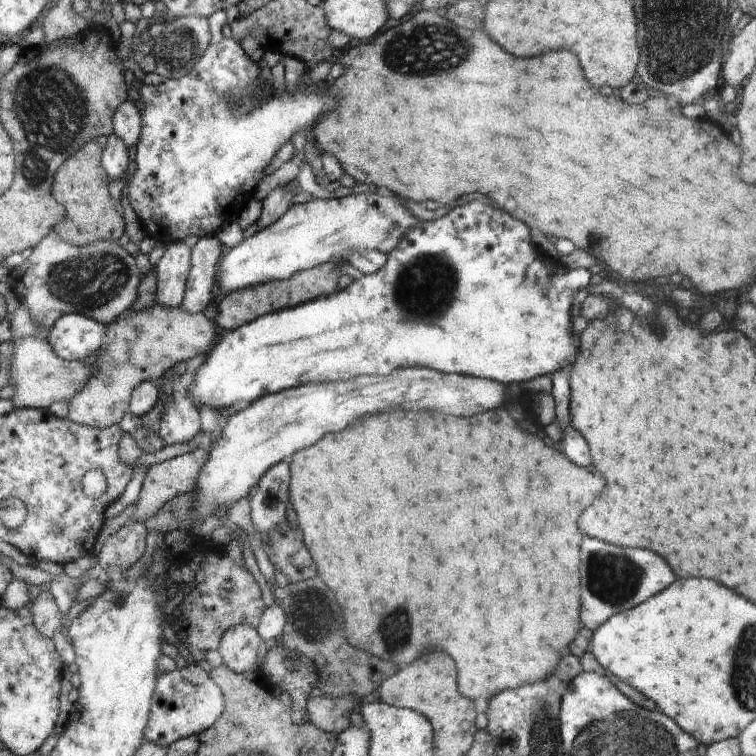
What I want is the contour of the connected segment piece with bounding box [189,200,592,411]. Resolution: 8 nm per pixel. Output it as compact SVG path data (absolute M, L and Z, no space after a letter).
M472 200L464 206L458 206L444 214L442 218L435 221L418 221L409 233L401 240L401 244L392 254L387 254L384 268L377 273L364 275L359 280L354 279L345 289L329 294L324 298L318 298L312 302L304 303L295 308L285 309L278 313L269 313L258 318L257 321L243 325L234 331L229 331L220 342L218 347L207 356L206 361L200 366L194 375L195 380L189 388L189 394L196 406L210 406L217 410L226 409L229 406L244 406L259 401L266 394L275 394L301 384L314 384L315 382L346 382L360 376L377 378L394 374L399 368L406 367L428 367L441 373L452 373L468 376L480 376L486 380L512 384L514 382L528 382L534 377L551 375L558 370L570 368L574 358L578 355L578 342L572 332L572 300L576 290L587 288L590 282L588 269L576 267L568 269L558 258L551 257L532 244L530 232L524 222L508 216L504 210L498 210L490 204Z

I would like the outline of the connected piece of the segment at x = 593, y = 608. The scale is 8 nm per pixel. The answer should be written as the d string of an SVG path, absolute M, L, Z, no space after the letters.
M586 538L586 546L582 546L582 604L584 604L581 610L582 624L595 631L612 615L633 609L668 588L674 581L676 581L674 572L668 568L668 564L650 550L620 548L596 538Z

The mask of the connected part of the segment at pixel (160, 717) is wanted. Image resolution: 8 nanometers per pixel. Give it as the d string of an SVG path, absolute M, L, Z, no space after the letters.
M200 663L158 674L158 690L154 690L154 706L150 706L150 726L146 726L145 743L168 748L176 740L205 733L218 721L225 708L220 688L200 668Z

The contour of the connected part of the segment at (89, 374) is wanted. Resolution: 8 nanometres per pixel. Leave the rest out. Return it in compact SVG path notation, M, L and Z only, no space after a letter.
M31 337L15 342L17 358L12 384L17 390L14 400L18 409L36 408L48 411L50 406L56 402L72 402L94 378L95 368L98 366L95 361L91 360L84 364L83 361L62 359L48 338Z

